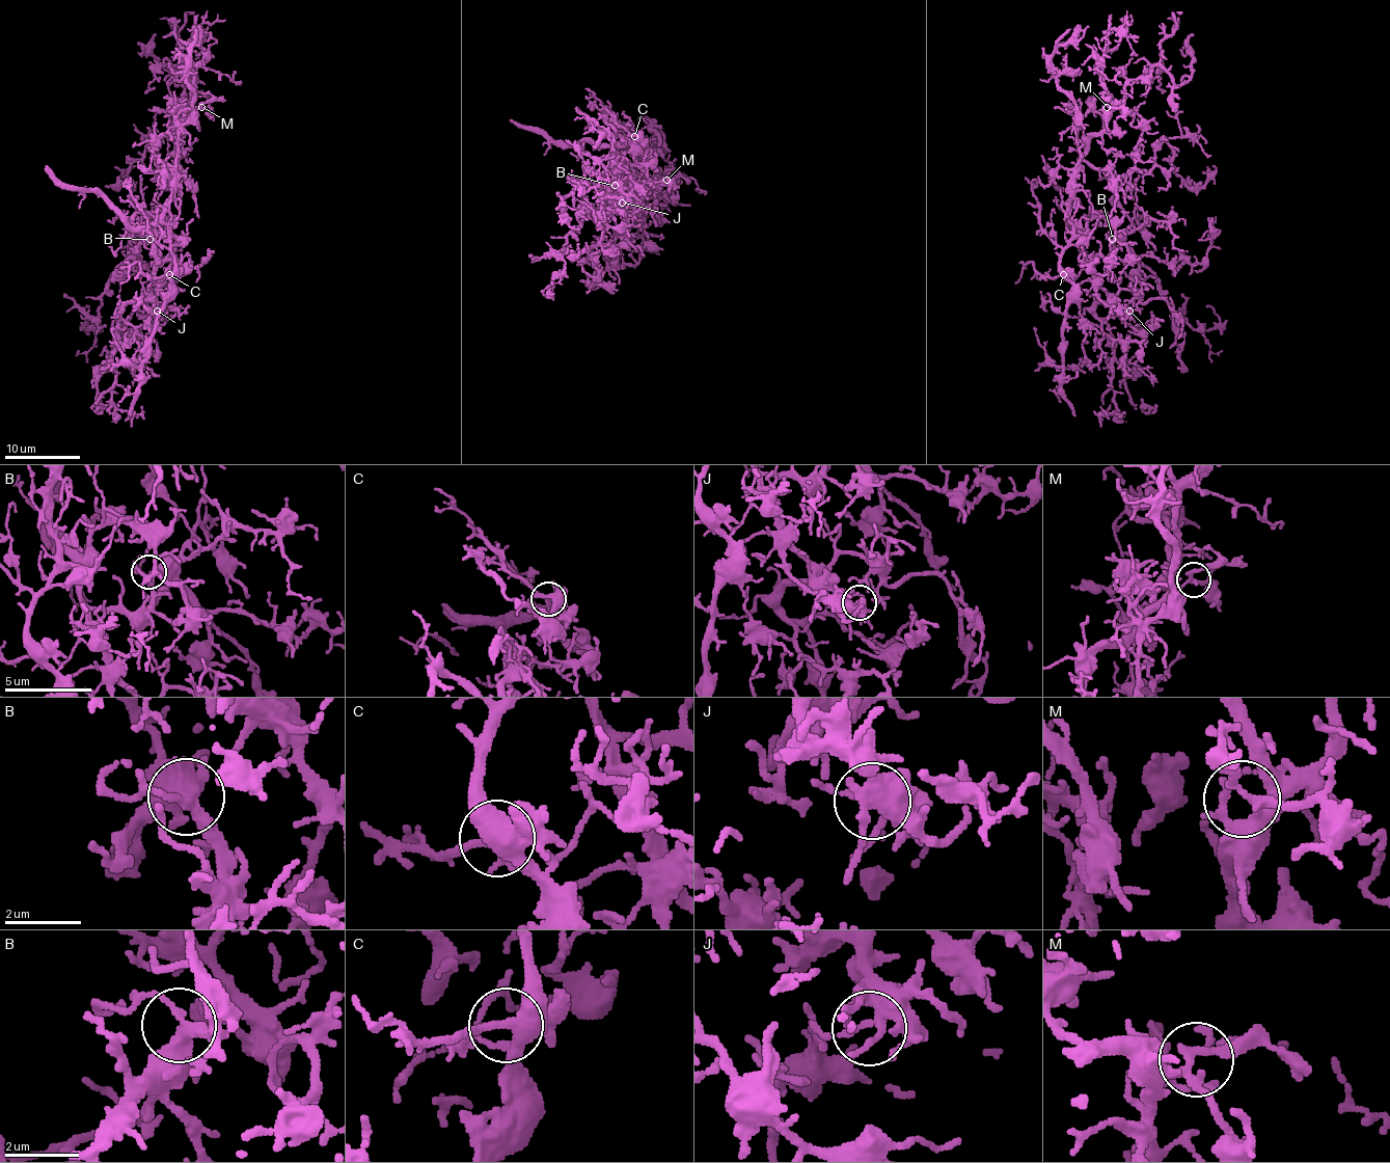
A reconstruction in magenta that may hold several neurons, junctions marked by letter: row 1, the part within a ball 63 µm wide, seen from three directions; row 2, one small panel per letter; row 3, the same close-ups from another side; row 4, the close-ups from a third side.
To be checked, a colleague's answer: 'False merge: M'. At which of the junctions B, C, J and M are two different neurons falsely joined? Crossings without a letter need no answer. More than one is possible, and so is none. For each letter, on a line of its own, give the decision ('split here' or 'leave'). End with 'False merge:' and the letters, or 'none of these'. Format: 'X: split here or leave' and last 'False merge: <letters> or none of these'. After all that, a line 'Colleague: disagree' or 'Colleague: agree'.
B: leave
C: leave
J: leave
M: leave
False merge: none of these
Colleague: disagree

